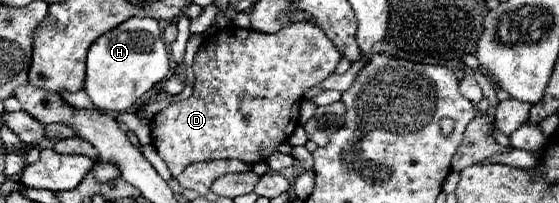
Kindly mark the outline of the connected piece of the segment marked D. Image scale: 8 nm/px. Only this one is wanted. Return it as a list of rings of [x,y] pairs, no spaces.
[[[307,22],[285,26],[275,34],[243,30],[237,26],[217,30],[213,36],[205,38],[195,54],[193,94],[179,104],[171,104],[153,118],[153,146],[173,176],[179,176],[189,164],[201,160],[235,158],[247,164],[265,162],[273,154],[275,146],[285,142],[299,126],[299,106],[305,92],[333,74],[339,60],[339,50],[331,40],[327,40],[323,30]]]

